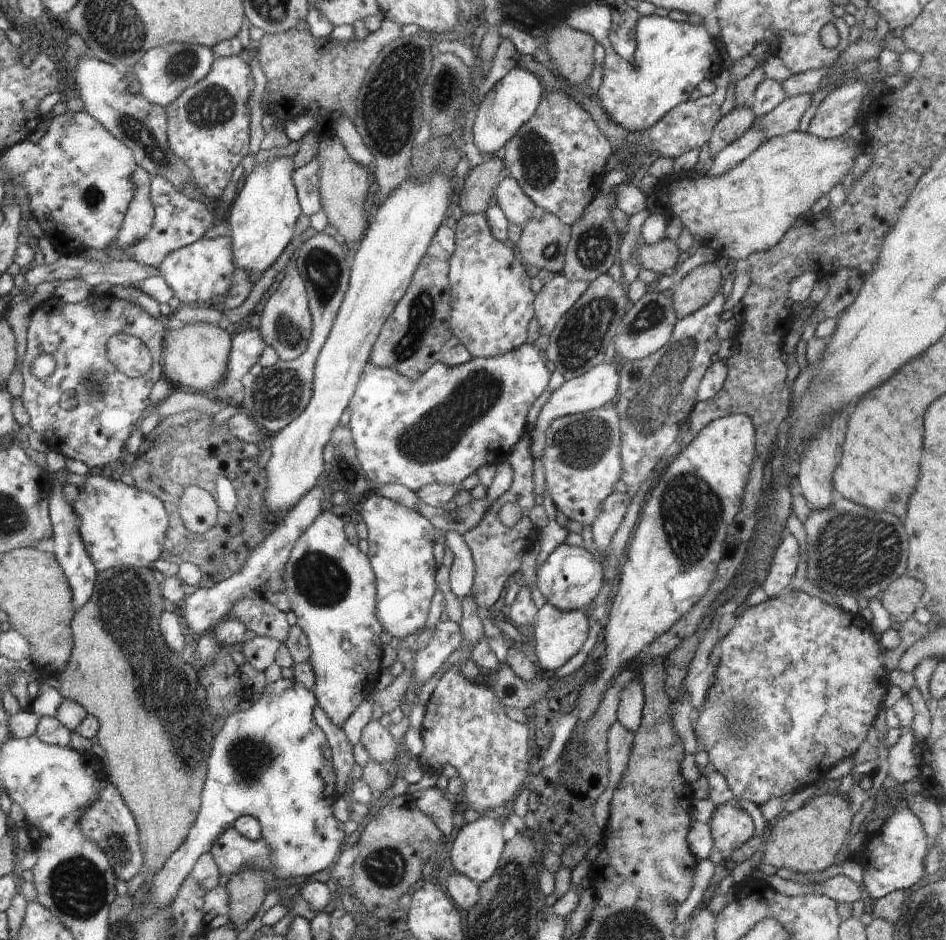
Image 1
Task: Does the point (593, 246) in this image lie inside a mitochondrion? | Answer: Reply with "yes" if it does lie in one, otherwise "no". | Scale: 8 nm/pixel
yes

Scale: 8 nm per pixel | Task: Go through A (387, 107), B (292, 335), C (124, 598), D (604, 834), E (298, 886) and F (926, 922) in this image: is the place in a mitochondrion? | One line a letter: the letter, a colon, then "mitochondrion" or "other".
A: mitochondrion
B: mitochondrion
C: mitochondrion
D: other
E: other
F: mitochondrion

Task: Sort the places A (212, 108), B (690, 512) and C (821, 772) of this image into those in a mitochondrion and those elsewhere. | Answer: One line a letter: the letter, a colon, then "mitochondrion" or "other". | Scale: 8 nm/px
A: mitochondrion
B: mitochondrion
C: other

